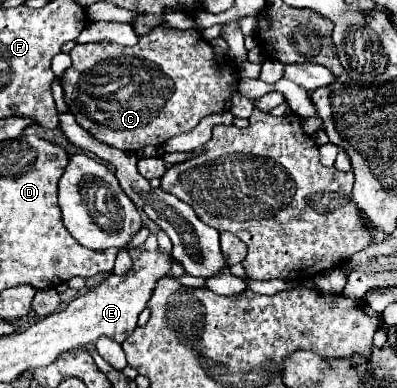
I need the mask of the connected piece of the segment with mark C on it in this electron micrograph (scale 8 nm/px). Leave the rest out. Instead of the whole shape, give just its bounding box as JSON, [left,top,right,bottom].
[61,25,239,151]

